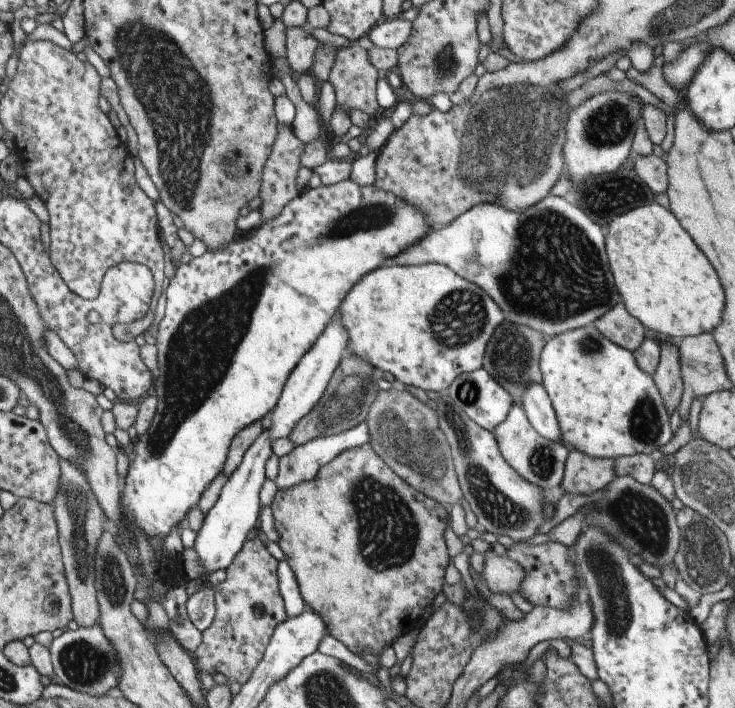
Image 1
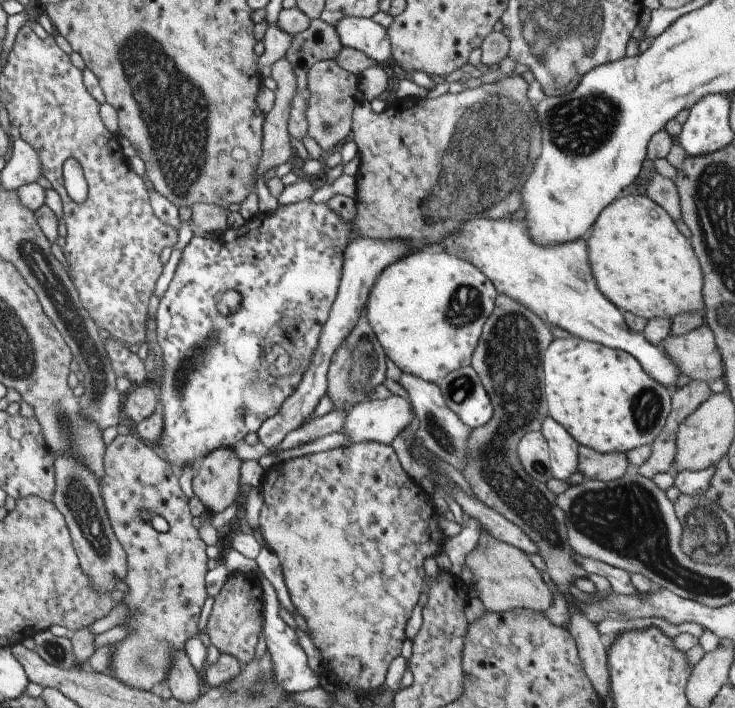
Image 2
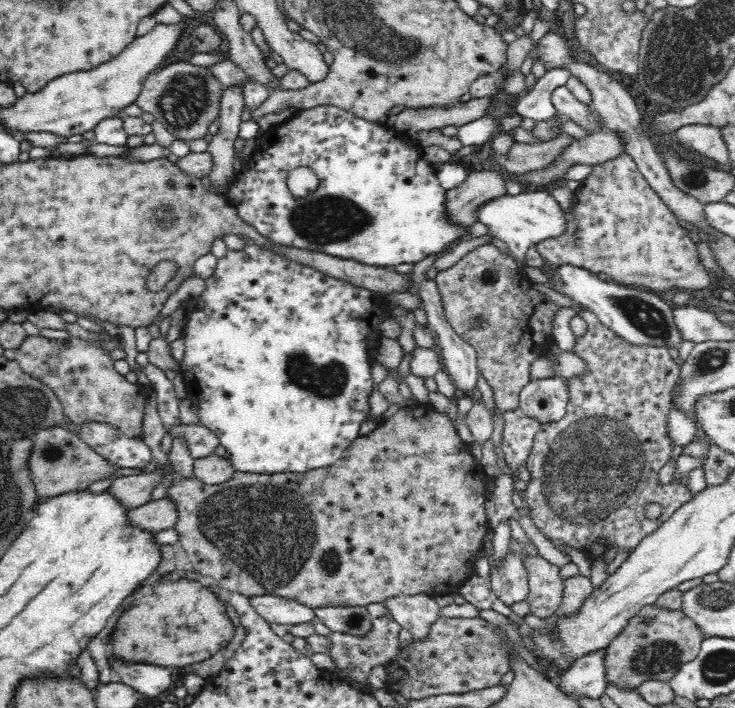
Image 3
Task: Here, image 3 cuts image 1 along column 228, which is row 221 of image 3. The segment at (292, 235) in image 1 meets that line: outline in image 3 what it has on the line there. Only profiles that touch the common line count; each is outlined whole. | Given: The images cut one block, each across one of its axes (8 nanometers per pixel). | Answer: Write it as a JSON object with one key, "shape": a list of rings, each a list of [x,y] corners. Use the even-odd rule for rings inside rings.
{"shape":[[[323,104],[314,108],[297,110],[296,114],[290,117],[285,123],[270,129],[267,133],[258,138],[257,145],[251,154],[251,157],[243,165],[241,171],[234,178],[233,183],[227,188],[228,201],[236,207],[238,216],[255,228],[258,234],[264,236],[275,244],[301,248],[315,253],[324,253],[327,255],[337,256],[341,259],[352,259],[362,264],[372,265],[373,267],[388,267],[397,264],[417,263],[427,256],[436,255],[450,249],[449,246],[455,243],[456,239],[470,237],[469,227],[452,224],[447,218],[445,211],[445,192],[442,188],[434,165],[427,163],[422,157],[420,146],[417,142],[401,131],[394,130],[384,124],[375,121],[364,120],[363,117],[354,115],[354,113],[344,110],[343,108]],[[308,167],[318,176],[319,185],[314,192],[308,196],[297,197],[290,192],[287,187],[287,178],[289,172],[295,168]]]}

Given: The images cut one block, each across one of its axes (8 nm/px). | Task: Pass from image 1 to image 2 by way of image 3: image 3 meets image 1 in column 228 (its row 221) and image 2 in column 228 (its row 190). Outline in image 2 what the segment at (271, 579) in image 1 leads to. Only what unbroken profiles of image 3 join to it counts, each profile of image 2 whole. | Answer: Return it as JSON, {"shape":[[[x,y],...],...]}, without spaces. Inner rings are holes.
{"shape":[[[234,571],[228,575],[222,590],[214,597],[207,623],[207,634],[222,655],[236,657],[243,667],[254,659],[258,636],[263,632],[265,601],[258,574]]]}

